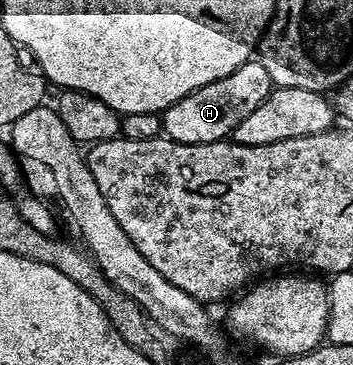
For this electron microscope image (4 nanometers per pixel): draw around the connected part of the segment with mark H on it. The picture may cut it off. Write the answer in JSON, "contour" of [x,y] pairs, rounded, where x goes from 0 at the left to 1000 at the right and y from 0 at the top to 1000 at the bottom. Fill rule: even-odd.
{"contour":[[[708,159],[697,175],[677,181],[677,192],[643,203],[643,214],[620,214],[575,236],[467,299],[465,370],[521,395],[584,395],[657,375],[666,345],[677,345],[677,334],[688,334],[688,323],[700,323],[734,279],[754,274],[776,238],[737,162]]]}

